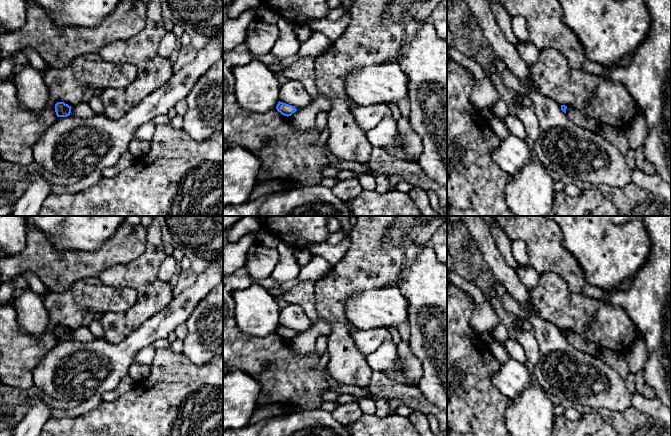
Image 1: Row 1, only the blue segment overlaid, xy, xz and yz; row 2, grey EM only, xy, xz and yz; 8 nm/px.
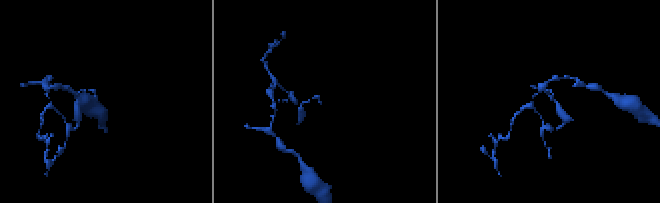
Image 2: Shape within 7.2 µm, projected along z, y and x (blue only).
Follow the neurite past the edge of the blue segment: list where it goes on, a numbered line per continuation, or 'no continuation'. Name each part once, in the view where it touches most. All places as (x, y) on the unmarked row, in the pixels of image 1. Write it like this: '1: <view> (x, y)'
no continuation

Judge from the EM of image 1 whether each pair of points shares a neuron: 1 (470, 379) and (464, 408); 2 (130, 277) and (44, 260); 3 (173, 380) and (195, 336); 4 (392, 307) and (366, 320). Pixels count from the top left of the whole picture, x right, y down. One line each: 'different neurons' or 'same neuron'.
1: same neuron
2: different neurons
3: different neurons
4: same neuron

